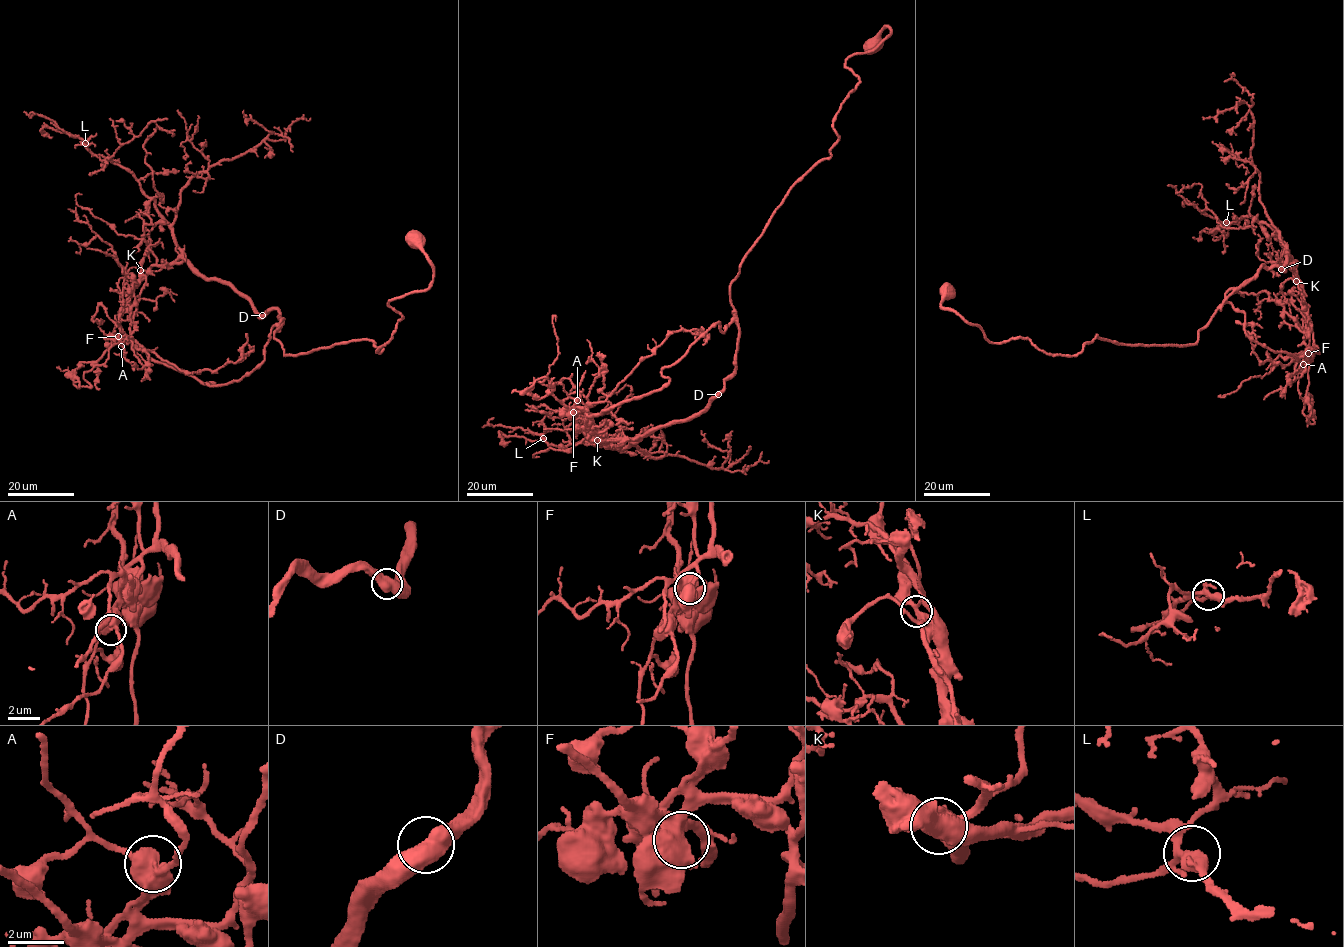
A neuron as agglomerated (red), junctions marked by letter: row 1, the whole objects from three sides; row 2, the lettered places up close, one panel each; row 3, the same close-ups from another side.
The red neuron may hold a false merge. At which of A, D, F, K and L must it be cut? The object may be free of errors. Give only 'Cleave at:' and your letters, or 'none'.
Cleave at: none

